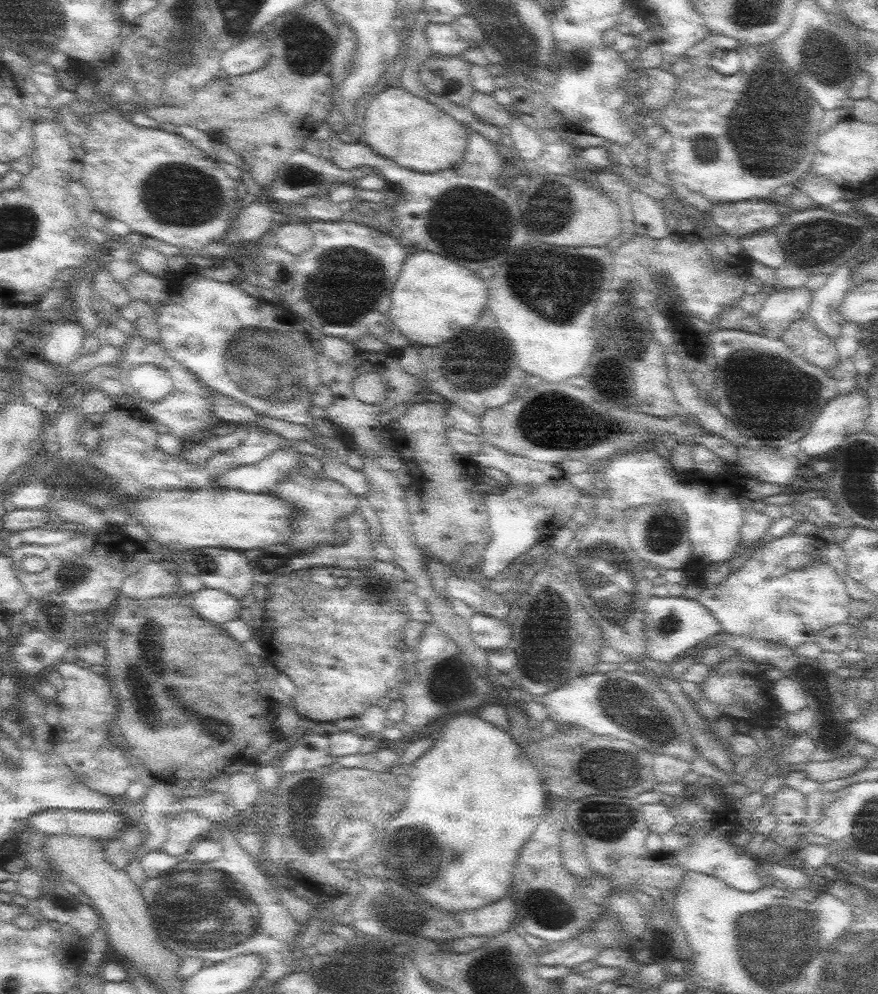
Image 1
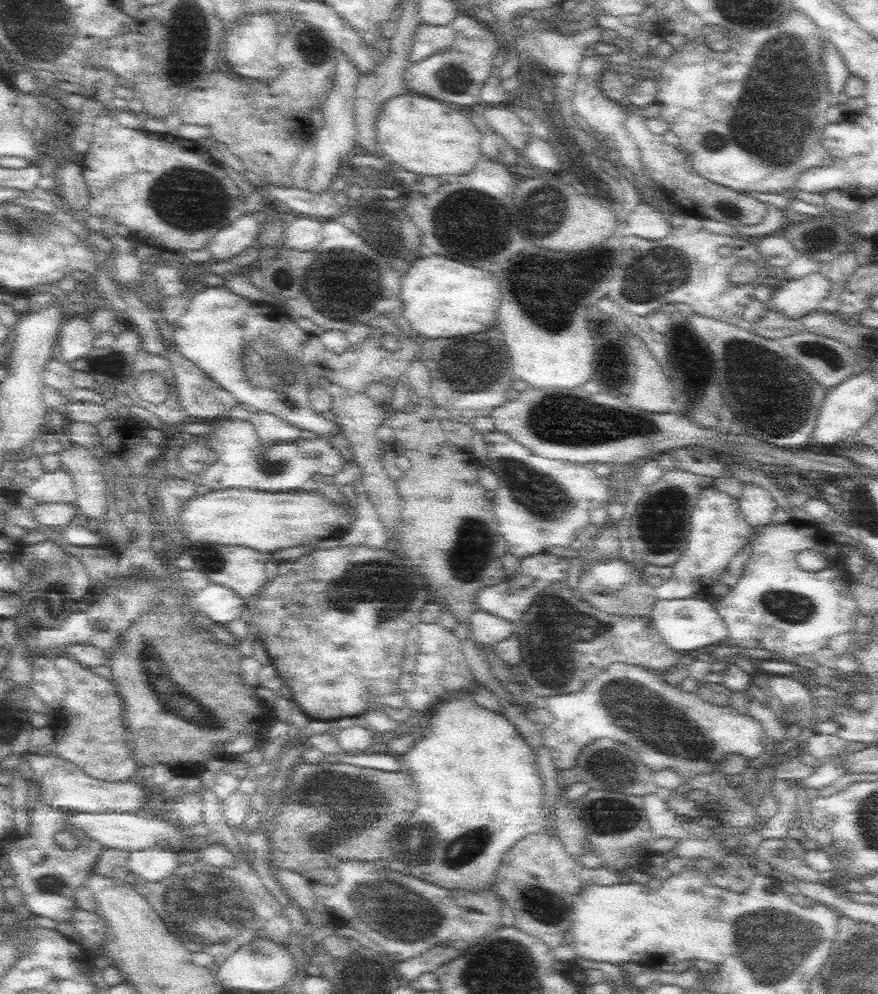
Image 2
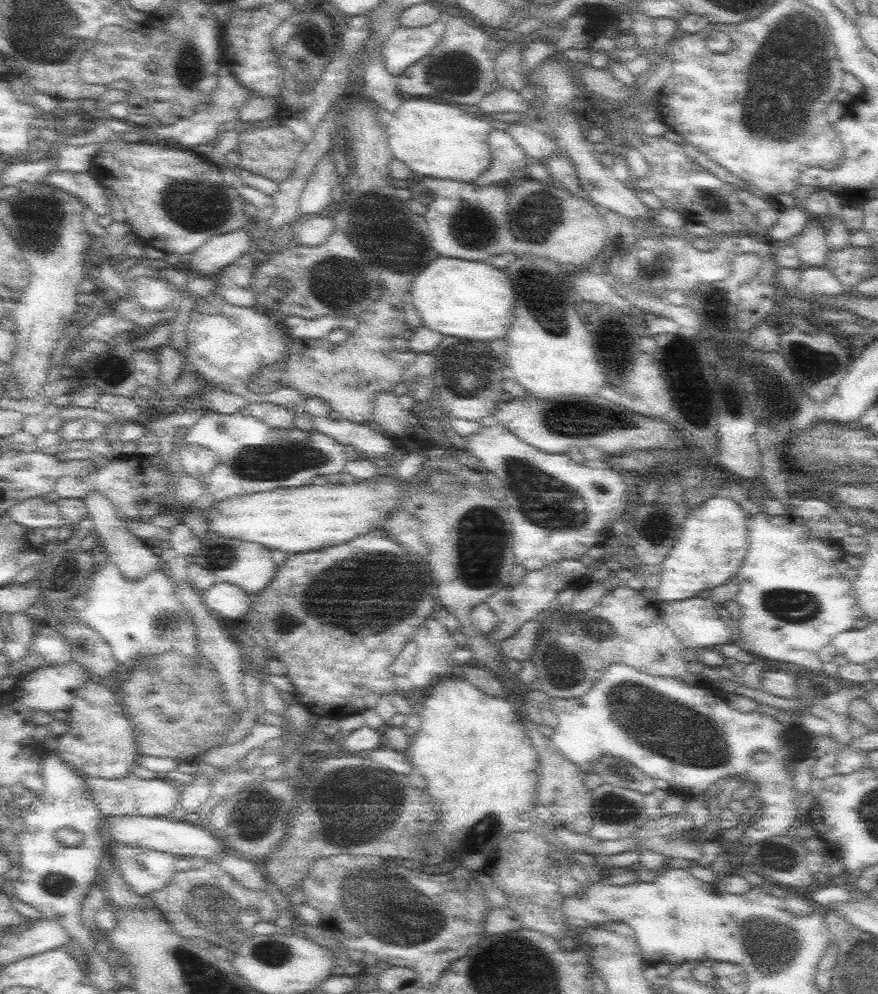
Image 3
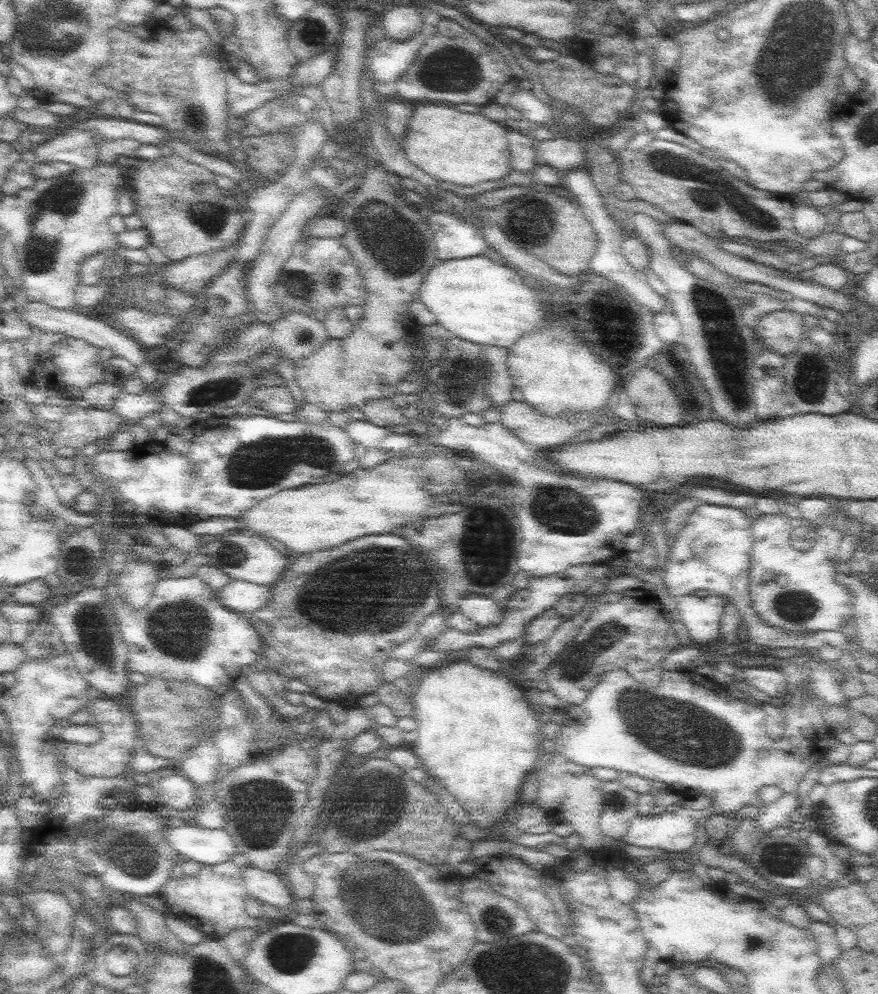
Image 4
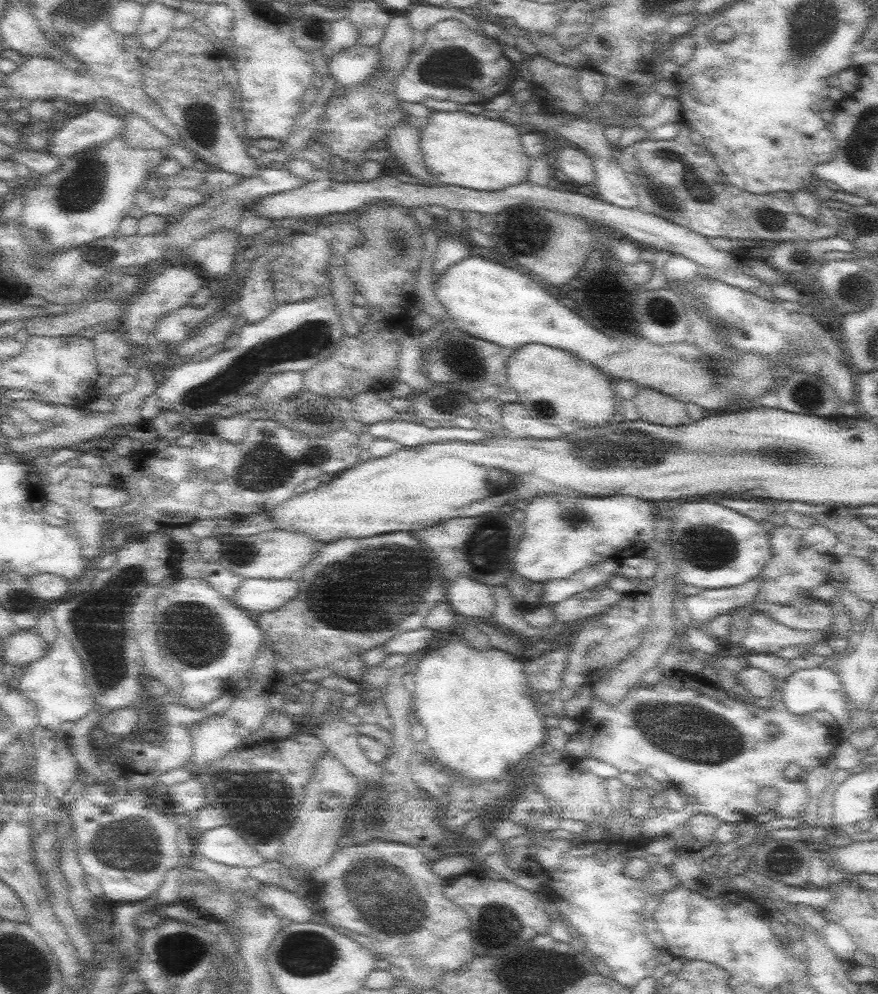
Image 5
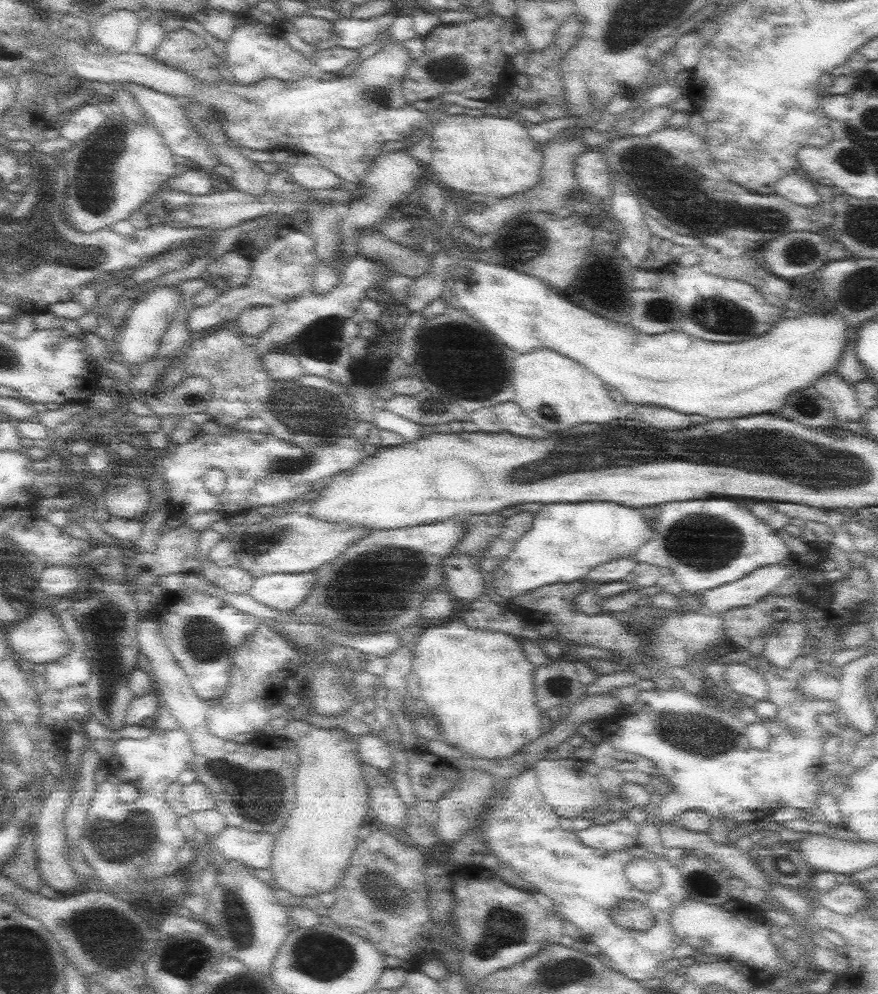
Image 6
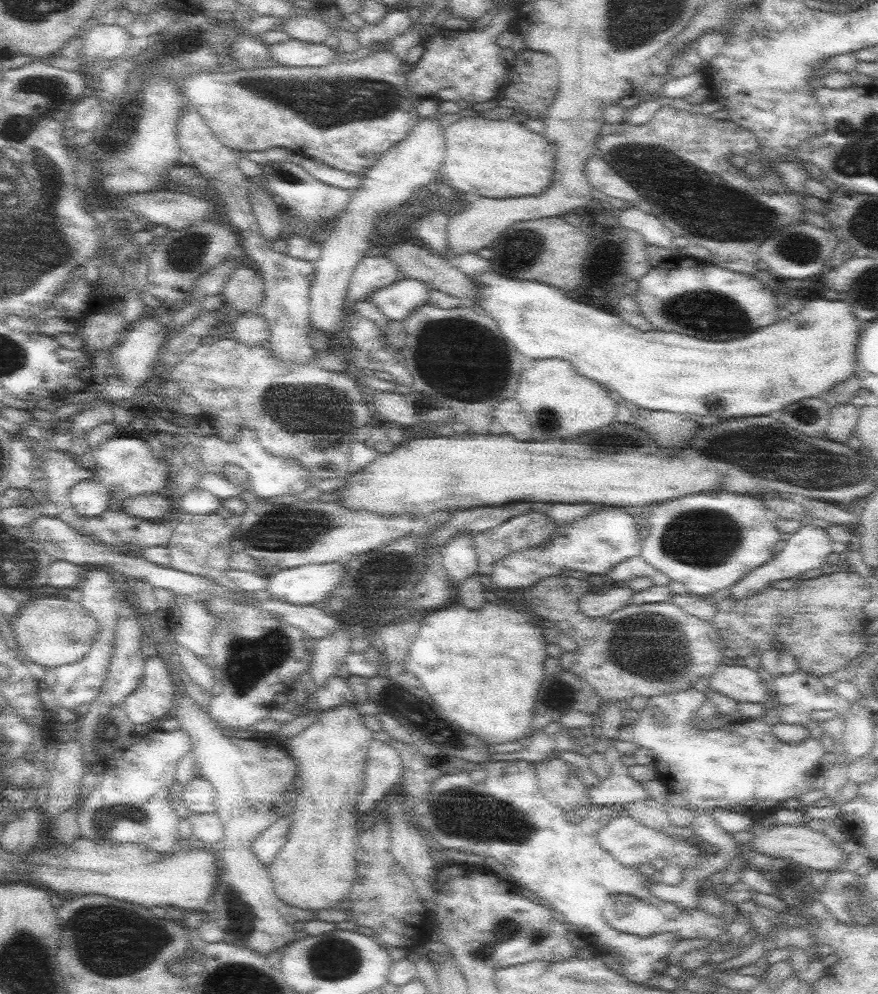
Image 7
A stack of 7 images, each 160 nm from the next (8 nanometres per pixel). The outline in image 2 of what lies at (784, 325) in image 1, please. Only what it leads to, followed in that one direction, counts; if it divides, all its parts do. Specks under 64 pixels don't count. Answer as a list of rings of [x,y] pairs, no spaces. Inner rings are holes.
[[[820,270],[796,280],[778,280],[770,299],[771,307],[788,318],[800,318],[813,310],[819,310],[830,287],[830,277],[820,273]]]

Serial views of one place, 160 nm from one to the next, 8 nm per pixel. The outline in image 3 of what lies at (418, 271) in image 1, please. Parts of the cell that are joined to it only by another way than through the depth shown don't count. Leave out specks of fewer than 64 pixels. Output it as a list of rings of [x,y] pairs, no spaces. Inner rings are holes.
[[[439,256],[415,277],[410,292],[423,326],[446,336],[470,340],[507,338],[516,298],[508,274],[488,262],[468,262]]]

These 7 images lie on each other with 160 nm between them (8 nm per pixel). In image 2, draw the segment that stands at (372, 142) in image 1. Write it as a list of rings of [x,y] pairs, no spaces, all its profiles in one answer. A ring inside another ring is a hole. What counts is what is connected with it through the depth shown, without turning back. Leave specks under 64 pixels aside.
[[[418,93],[395,96],[384,105],[377,120],[377,139],[388,162],[398,164],[407,171],[426,176],[456,175],[462,176],[470,172],[481,155],[483,134],[471,121],[471,118],[451,103],[445,103]]]

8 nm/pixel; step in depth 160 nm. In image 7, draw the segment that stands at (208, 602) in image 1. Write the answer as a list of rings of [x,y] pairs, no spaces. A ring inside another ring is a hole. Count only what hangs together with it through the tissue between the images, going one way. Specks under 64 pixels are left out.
[[[339,563],[308,564],[288,568],[270,578],[268,588],[272,596],[295,605],[317,605],[326,600],[344,576],[344,566]]]

